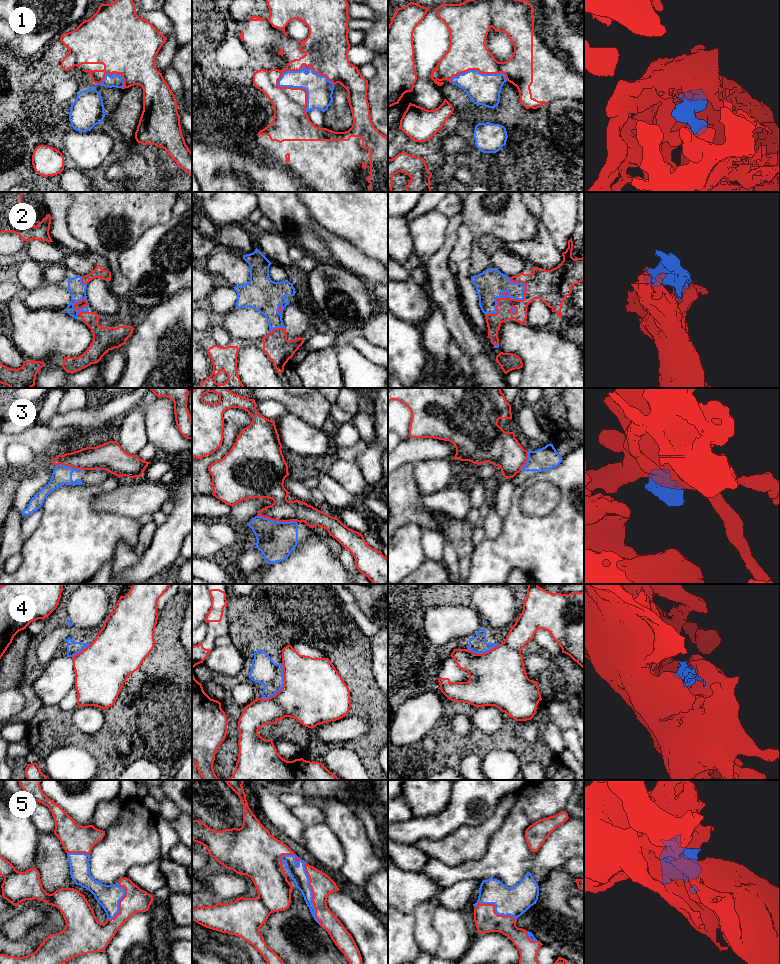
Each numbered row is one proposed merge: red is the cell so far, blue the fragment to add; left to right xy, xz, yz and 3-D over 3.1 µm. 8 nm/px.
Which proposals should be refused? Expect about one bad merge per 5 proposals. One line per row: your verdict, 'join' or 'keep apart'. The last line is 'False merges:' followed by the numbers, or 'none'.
1: join
2: join
3: keep apart
4: keep apart
5: join
False merges: 3, 4

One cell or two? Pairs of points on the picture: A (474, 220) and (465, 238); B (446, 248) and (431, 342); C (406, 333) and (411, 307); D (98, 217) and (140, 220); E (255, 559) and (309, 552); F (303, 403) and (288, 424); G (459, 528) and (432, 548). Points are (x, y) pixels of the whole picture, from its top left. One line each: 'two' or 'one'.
A: two
B: two
C: two
D: one
E: two
F: two
G: two

